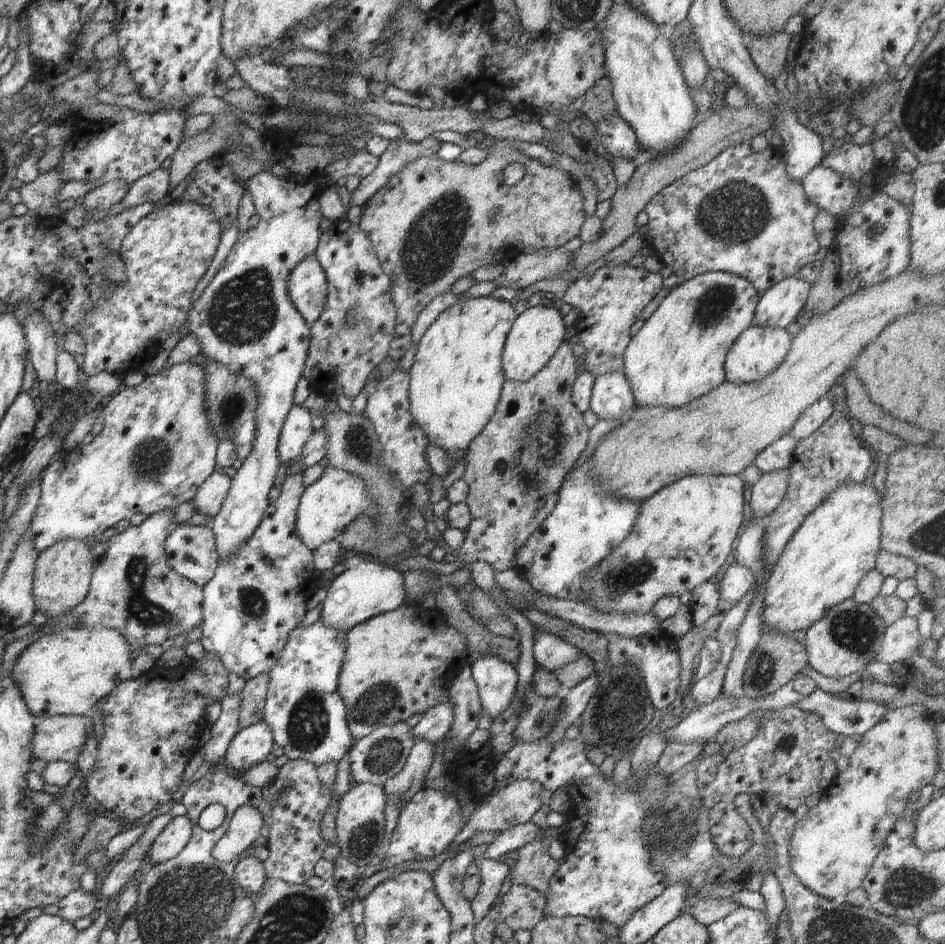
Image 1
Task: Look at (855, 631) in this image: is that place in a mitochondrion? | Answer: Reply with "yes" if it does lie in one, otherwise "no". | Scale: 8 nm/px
yes

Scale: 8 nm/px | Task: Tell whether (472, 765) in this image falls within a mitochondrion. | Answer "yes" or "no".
no

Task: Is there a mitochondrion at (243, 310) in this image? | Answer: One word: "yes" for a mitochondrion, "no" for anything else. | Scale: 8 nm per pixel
yes

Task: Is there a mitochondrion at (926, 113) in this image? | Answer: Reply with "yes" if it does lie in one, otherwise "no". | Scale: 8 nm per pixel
yes

